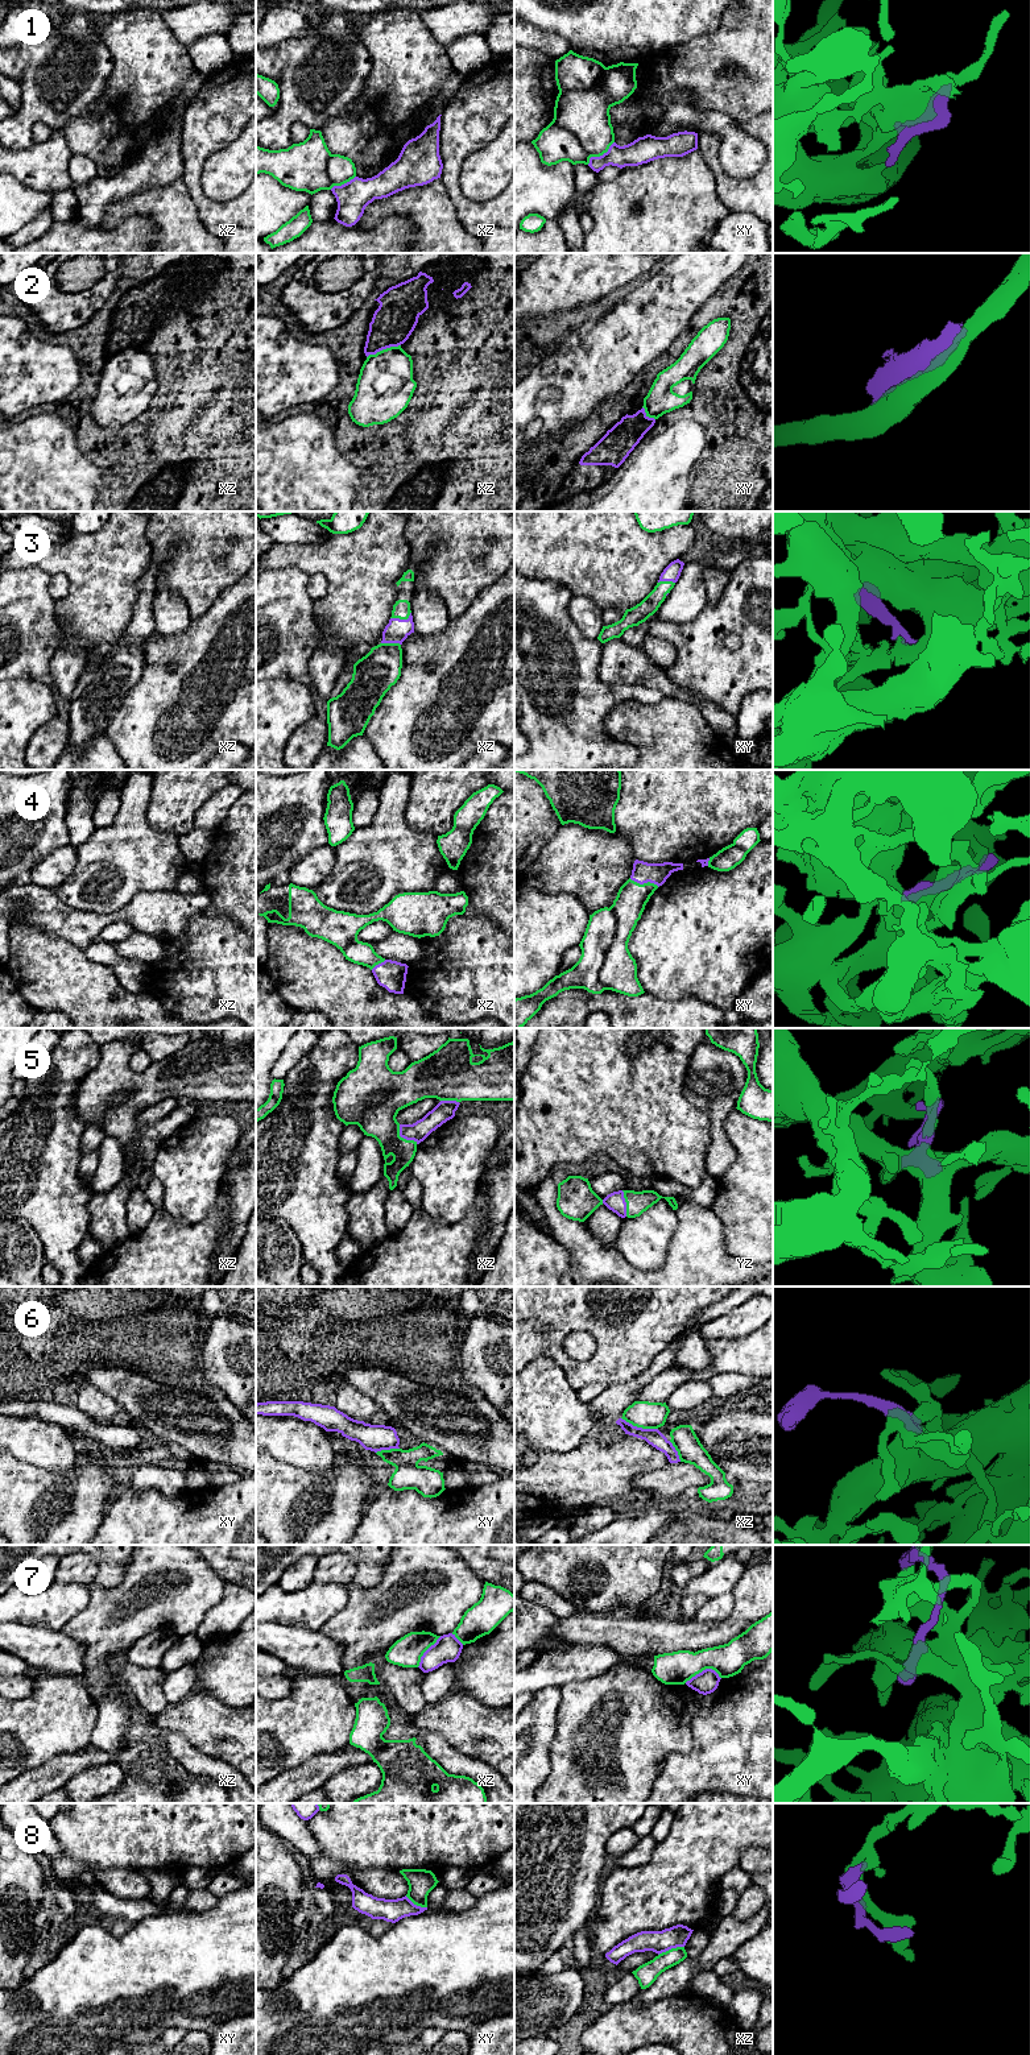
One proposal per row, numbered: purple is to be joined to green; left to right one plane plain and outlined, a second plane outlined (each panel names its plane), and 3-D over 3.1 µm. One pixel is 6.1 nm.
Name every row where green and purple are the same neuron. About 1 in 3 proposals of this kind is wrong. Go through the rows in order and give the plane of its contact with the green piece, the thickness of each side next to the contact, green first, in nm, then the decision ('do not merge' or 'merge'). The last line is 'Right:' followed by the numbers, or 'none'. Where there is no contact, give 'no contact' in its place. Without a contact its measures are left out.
1: xy | 360/160 nm | merge
2: xz | 340/260 nm | do not merge
3: xz | 110/140 nm | merge
4: xy | 200/130 nm | merge
5: xz | 280/120 nm | merge
6: xz | 170/100 nm | merge
7: xy | 200/140 nm | do not merge
8: xz | 130/140 nm | do not merge
Right: 1, 3, 4, 5, 6

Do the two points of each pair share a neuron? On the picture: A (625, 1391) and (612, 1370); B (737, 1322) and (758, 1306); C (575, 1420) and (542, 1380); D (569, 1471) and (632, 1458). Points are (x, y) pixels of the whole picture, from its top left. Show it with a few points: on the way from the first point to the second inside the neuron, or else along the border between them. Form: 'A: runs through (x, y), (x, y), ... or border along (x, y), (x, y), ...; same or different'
A: border along (648, 1368), (628, 1382), (613, 1383), (605, 1387); different
B: runs through (743, 1320), (753, 1312); same
C: runs through (566, 1411), (545, 1389); same
D: runs through (584, 1471), (608, 1471), (616, 1465); same

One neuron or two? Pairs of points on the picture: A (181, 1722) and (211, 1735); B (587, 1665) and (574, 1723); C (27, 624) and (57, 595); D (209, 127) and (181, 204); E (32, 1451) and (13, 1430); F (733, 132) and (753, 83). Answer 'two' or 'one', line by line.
A: one
B: two
C: two
D: two
E: one
F: two

